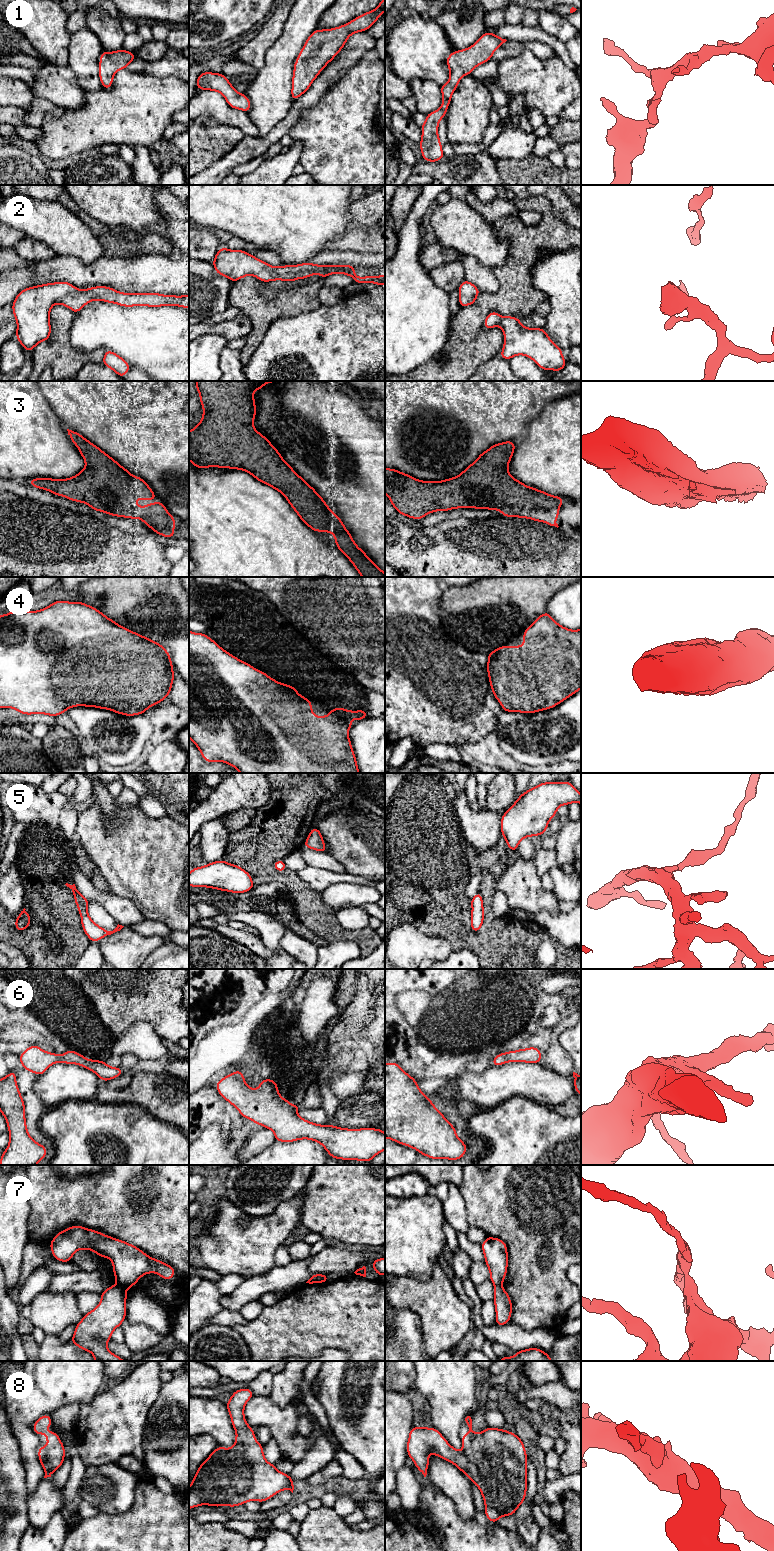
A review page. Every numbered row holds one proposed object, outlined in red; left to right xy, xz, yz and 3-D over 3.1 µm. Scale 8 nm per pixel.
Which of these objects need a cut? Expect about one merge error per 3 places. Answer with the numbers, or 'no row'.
7

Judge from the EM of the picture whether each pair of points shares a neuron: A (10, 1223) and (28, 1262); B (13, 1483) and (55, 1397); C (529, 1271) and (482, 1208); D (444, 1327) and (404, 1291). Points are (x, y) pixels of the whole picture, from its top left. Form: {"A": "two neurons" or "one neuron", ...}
{"A": "two neurons", "B": "two neurons", "C": "one neuron", "D": "one neuron"}

